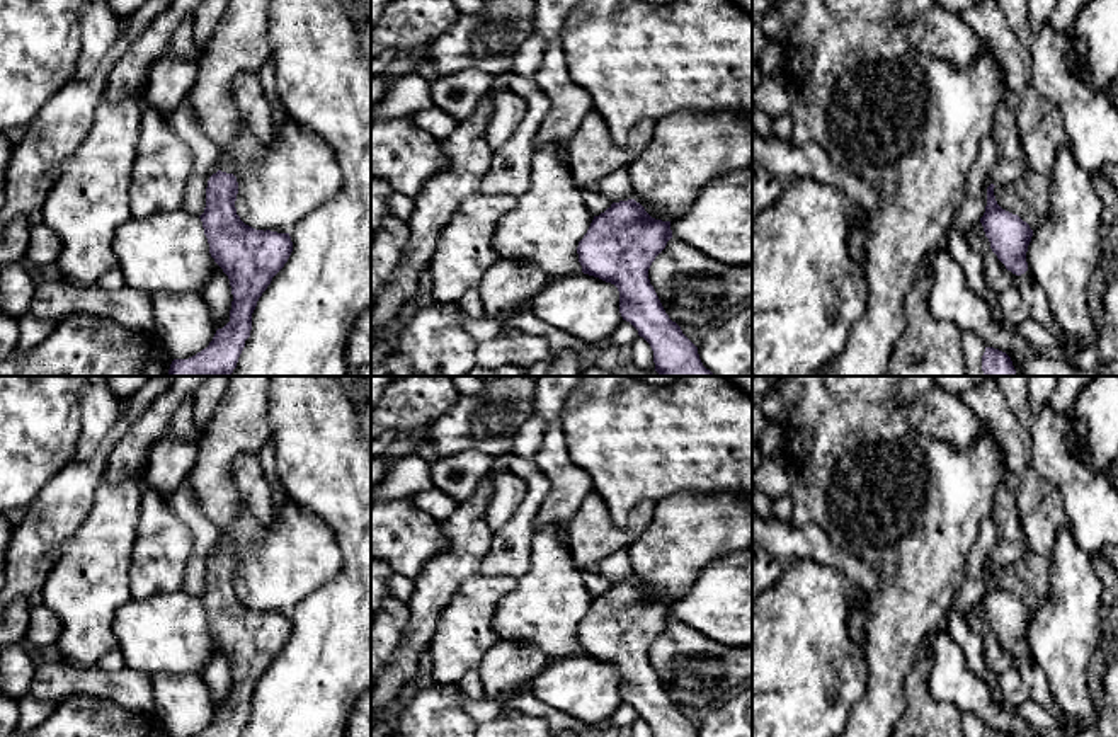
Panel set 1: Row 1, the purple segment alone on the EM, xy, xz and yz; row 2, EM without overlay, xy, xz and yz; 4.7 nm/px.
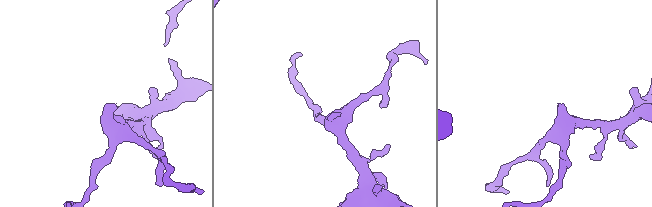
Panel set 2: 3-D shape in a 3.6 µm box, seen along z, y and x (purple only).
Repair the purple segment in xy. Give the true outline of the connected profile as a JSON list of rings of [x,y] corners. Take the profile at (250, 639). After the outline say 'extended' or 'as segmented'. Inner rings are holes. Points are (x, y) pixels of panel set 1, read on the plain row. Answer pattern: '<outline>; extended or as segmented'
[[[243,517],[240,529],[230,531],[206,568],[206,589],[199,597],[209,635],[231,667],[230,703],[218,710],[206,730],[196,737],[240,737],[252,711],[252,694],[272,659],[284,648],[293,623],[289,614],[255,611],[237,596],[238,563],[235,553],[262,546],[269,526]]]; extended

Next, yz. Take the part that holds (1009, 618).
[[[994,565],[987,568],[987,587],[980,604],[997,640],[1007,652],[1021,657],[1028,652],[1026,633],[1033,611],[1018,596],[997,586],[994,568]]]; as segmented

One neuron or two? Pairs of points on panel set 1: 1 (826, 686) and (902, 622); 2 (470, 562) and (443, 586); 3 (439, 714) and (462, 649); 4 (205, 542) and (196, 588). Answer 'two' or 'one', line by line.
1: two
2: one
3: two
4: one

